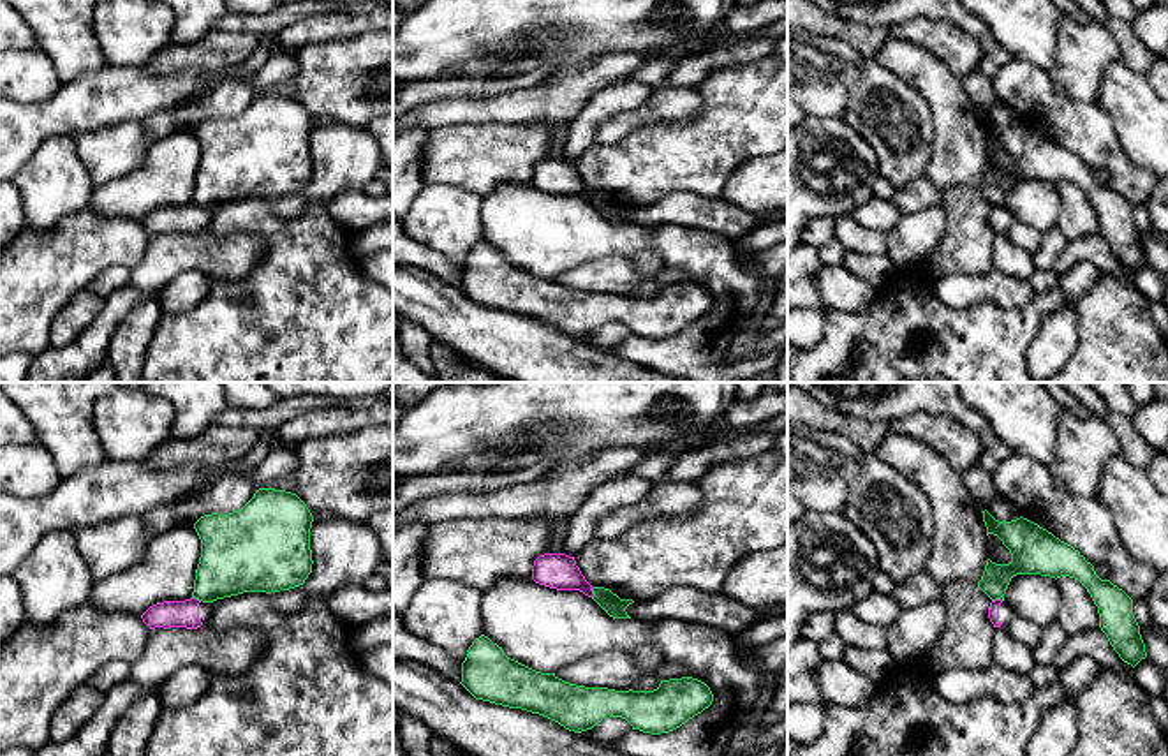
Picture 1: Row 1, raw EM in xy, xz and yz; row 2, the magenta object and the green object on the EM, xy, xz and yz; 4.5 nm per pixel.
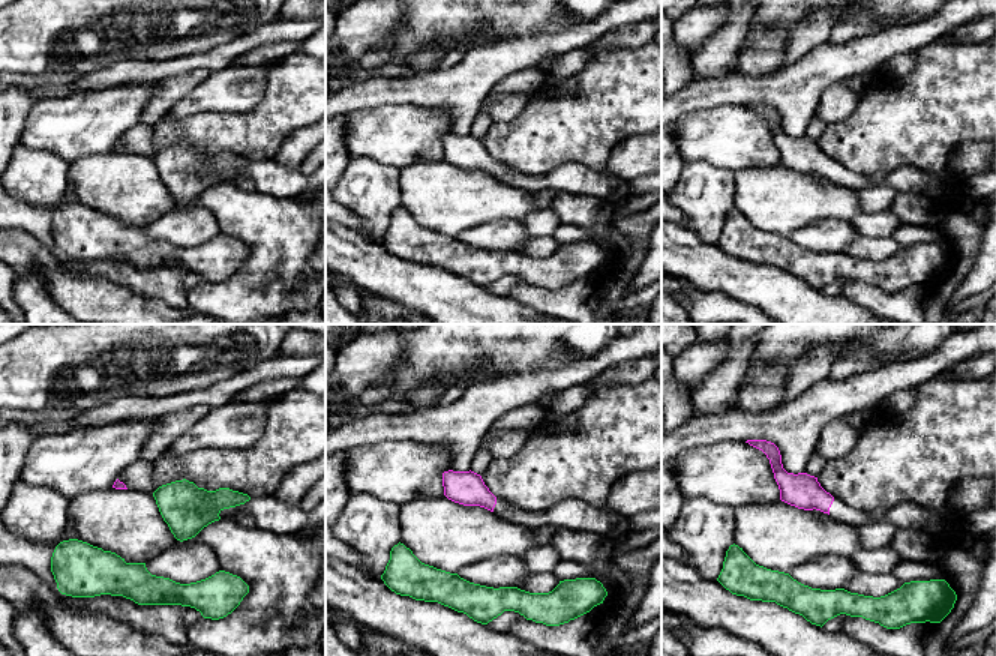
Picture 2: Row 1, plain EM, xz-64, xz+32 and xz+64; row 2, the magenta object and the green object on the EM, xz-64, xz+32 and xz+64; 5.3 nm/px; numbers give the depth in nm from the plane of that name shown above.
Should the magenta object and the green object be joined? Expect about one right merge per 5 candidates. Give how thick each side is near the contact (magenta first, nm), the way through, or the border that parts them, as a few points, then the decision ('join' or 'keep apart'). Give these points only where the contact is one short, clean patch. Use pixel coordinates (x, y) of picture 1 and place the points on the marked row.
calibres 160 and 90 nm; border xz (591, 587), (592, 596); keep apart

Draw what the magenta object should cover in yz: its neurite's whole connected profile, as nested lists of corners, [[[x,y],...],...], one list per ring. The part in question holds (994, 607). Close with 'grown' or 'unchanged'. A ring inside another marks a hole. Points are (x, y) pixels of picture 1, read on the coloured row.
[[[995,599],[990,603],[988,619],[994,627],[1008,627],[1013,615],[1015,611],[1004,601]]]; grown

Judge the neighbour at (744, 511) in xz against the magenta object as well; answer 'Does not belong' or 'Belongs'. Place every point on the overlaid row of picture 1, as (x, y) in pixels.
Does not belong

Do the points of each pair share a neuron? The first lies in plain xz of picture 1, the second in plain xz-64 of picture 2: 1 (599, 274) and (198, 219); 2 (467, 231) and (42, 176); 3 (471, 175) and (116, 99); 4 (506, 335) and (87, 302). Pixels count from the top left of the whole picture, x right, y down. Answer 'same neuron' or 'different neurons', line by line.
1: same neuron
2: same neuron
3: same neuron
4: same neuron

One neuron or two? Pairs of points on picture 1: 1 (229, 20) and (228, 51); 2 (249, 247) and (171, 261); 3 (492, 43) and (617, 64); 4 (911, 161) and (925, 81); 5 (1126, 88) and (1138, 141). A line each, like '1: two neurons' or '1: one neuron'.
1: two neurons
2: one neuron
3: two neurons
4: two neurons
5: one neuron

